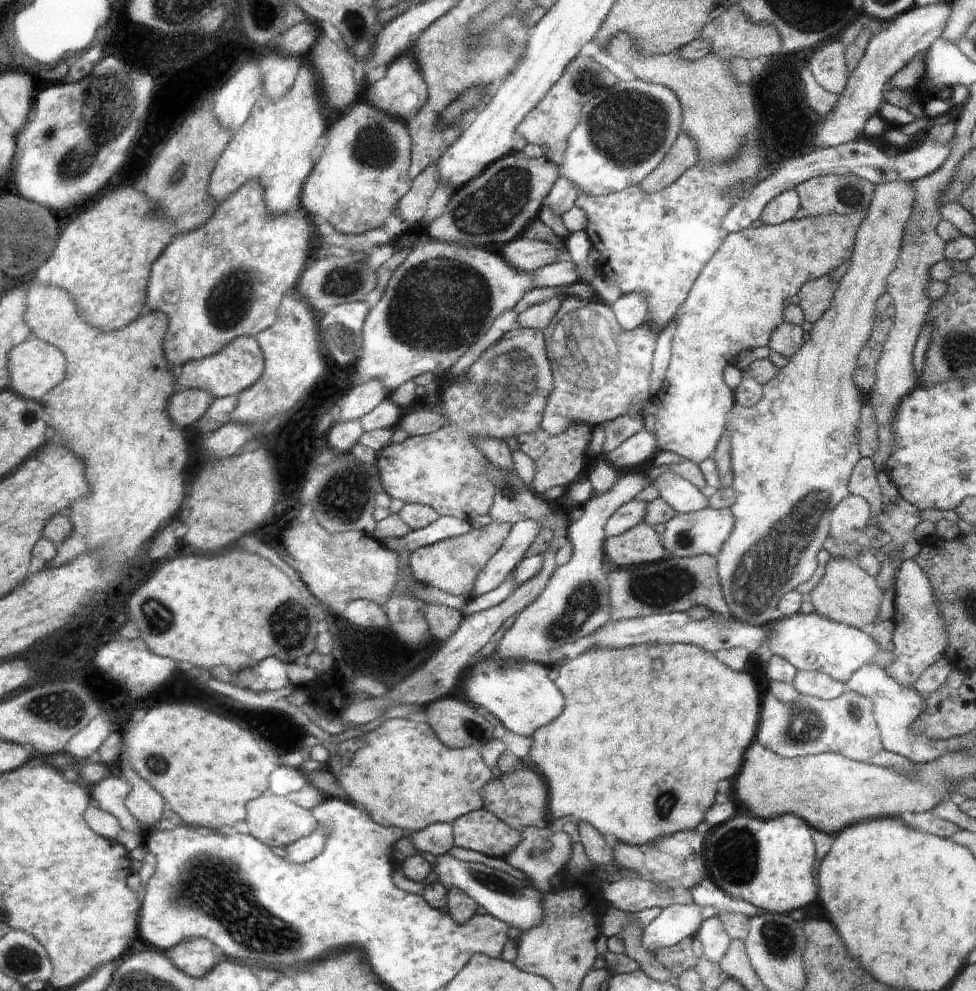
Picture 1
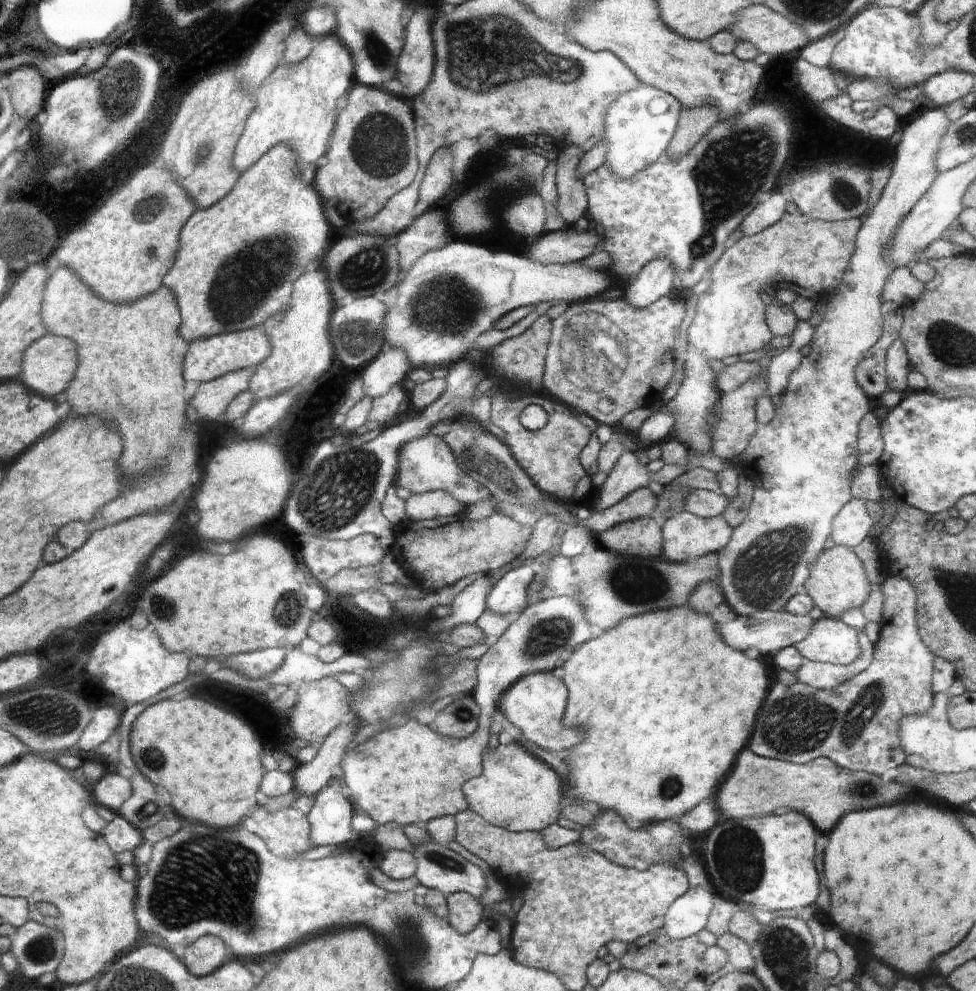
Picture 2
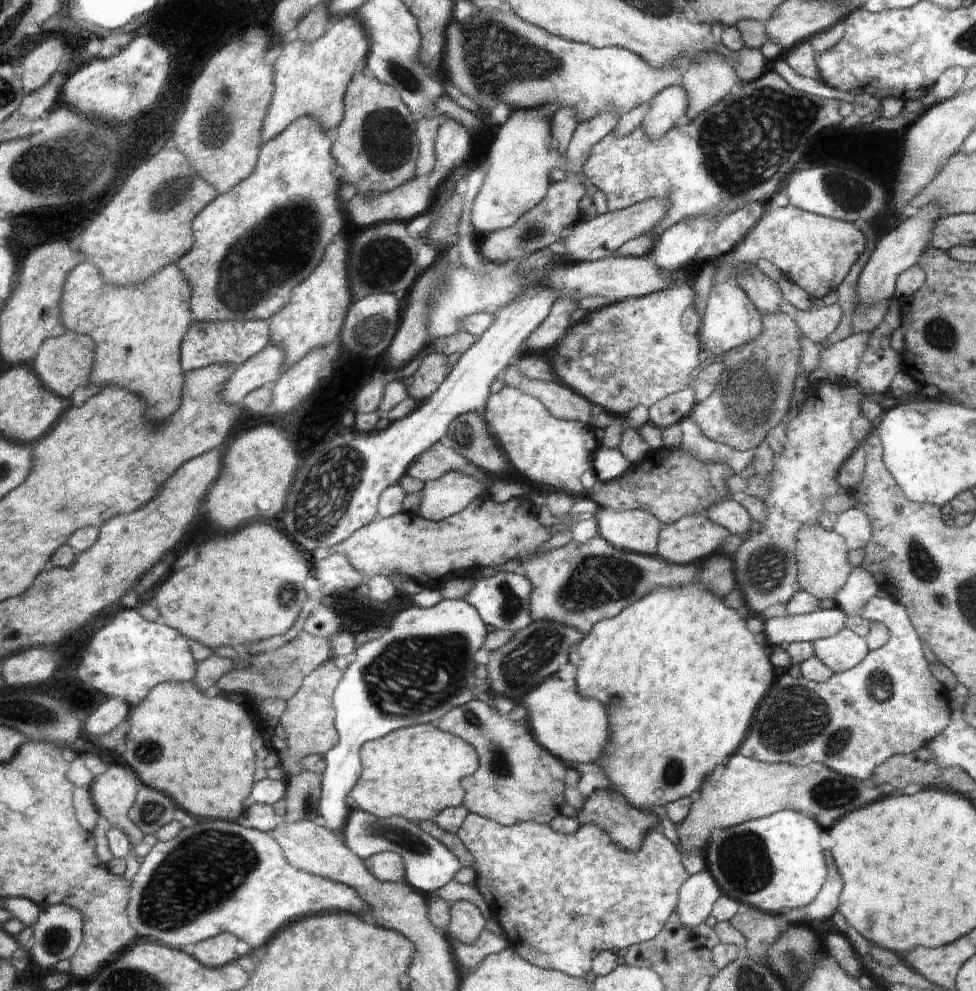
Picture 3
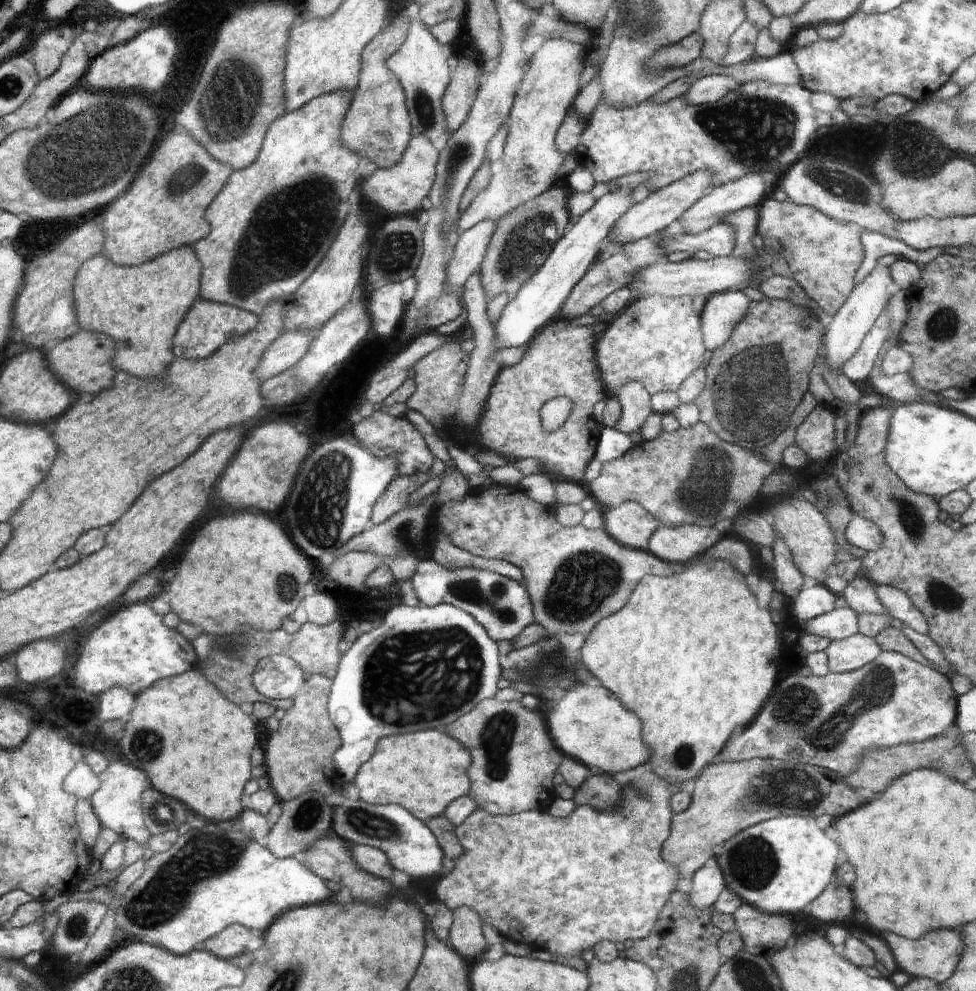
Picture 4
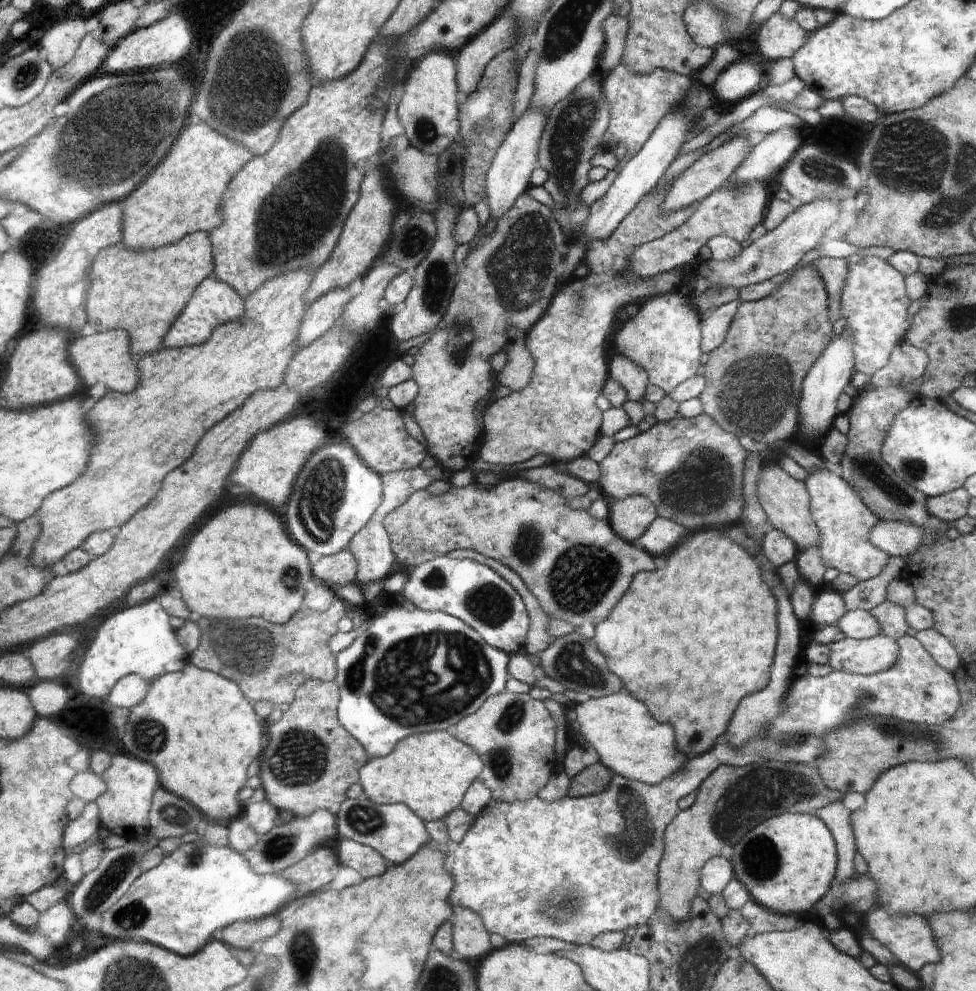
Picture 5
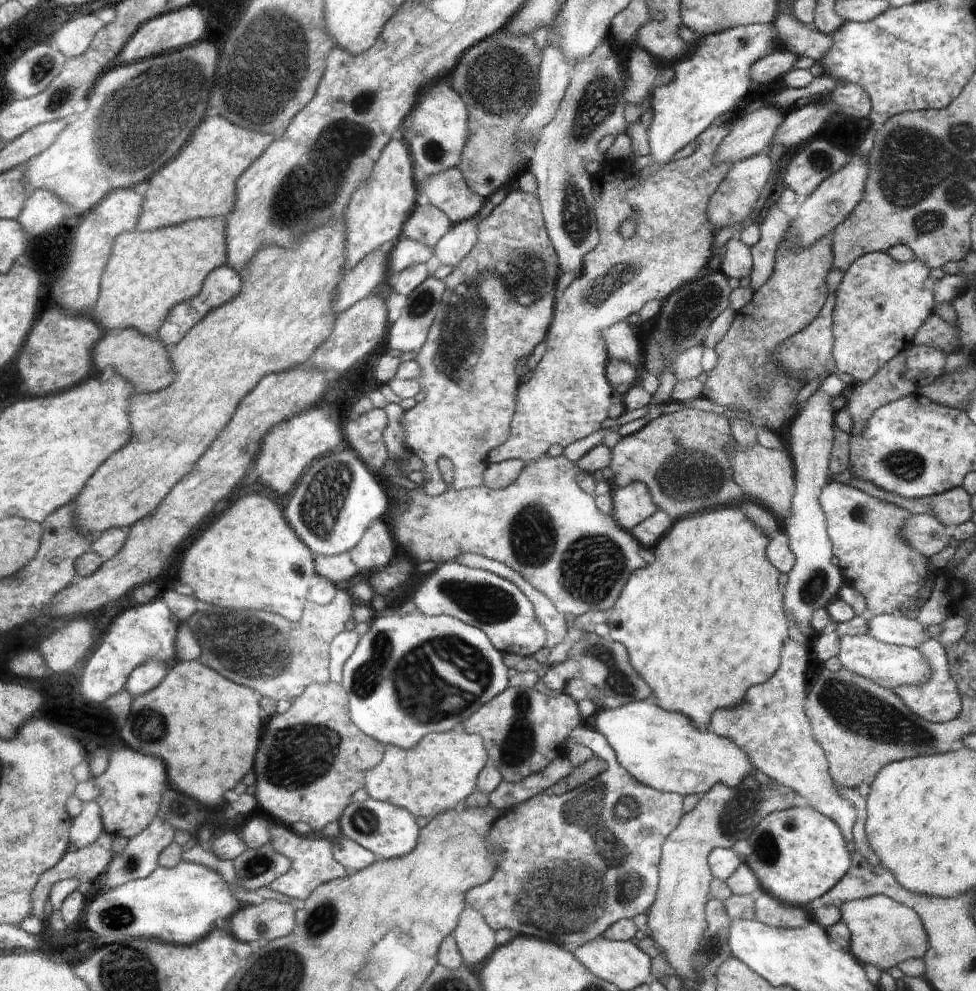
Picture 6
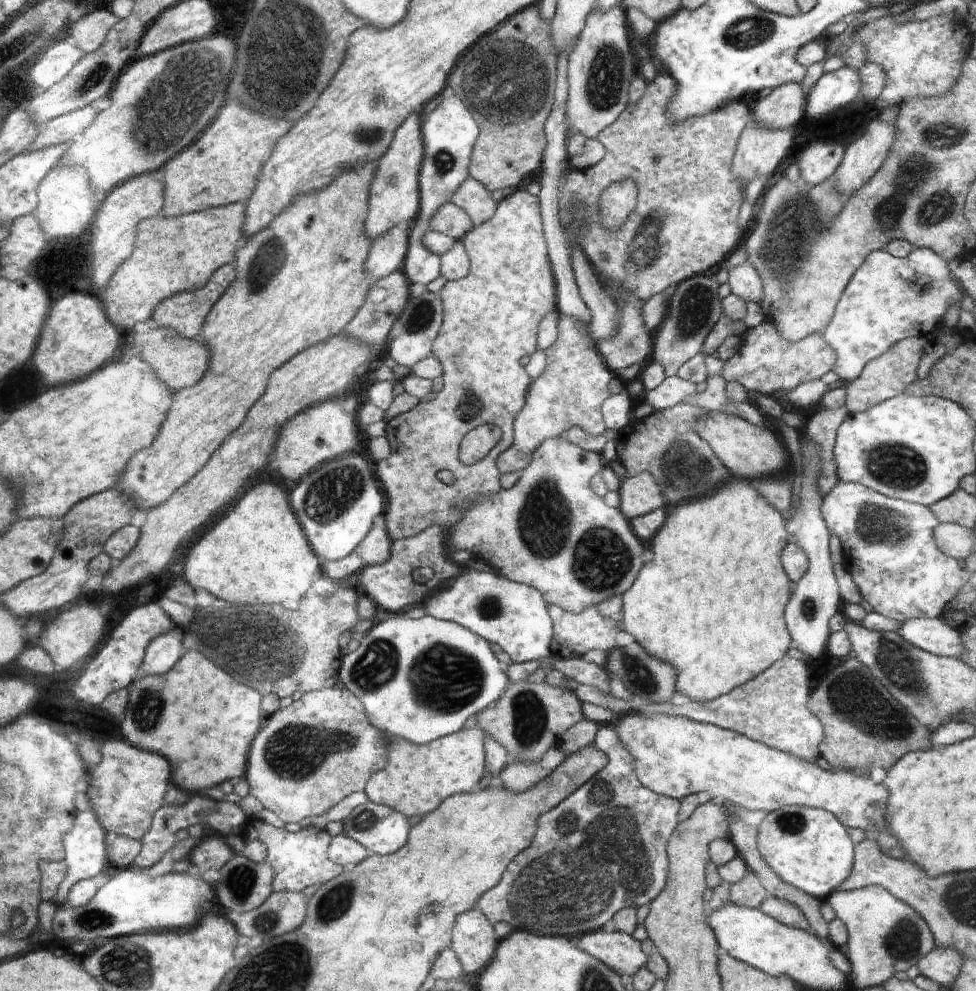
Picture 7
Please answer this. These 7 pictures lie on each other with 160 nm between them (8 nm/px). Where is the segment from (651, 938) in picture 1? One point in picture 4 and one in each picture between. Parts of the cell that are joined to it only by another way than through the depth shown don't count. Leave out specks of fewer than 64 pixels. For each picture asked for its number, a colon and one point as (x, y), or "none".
2: (688, 915)
3: (697, 897)
4: (704, 888)

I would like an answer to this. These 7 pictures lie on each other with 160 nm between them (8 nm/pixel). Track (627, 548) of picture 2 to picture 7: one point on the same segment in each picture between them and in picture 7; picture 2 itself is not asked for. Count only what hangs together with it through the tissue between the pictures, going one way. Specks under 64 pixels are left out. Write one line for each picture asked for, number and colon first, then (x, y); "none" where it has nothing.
3: (636, 530)
4: (630, 524)
5: (630, 517)
6: (632, 504)
7: (639, 495)

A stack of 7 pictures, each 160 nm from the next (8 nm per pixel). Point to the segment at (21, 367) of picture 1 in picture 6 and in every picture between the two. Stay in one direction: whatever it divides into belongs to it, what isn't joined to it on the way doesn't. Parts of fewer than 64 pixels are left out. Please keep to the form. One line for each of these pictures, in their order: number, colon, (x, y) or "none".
2: (54, 353)
3: (66, 363)
4: (86, 361)
5: (108, 357)
6: (147, 364)

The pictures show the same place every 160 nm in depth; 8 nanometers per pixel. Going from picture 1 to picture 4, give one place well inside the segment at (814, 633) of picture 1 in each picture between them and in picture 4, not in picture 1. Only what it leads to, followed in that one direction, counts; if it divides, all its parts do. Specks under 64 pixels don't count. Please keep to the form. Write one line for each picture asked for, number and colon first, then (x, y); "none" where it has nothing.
2: (834, 641)
3: (841, 652)
4: (849, 654)

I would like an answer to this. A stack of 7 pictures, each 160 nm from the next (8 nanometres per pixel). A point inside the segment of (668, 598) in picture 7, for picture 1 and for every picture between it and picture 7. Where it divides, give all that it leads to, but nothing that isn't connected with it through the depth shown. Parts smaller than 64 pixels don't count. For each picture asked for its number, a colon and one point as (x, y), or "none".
1: (653, 728)
2: (666, 703)
3: (691, 673)
4: (693, 654)
5: (691, 640)
6: (711, 603)

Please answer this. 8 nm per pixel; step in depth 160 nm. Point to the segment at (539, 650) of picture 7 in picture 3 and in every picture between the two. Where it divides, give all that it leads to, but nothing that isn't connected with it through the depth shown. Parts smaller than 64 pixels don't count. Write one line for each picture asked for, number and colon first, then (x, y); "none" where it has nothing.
3: (503, 599)
4: (503, 606)
5: (471, 591)
6: (493, 604)

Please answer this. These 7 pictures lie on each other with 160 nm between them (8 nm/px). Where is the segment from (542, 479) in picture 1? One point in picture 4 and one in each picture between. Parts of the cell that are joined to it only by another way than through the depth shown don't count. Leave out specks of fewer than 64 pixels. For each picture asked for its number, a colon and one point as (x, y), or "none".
2: (549, 456)
3: (544, 449)
4: (561, 361)

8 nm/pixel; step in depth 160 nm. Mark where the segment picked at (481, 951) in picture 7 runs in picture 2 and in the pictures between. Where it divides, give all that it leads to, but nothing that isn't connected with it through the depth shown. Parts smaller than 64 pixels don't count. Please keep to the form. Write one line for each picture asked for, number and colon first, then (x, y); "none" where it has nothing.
2: (465, 912)
3: (466, 922)
4: (465, 936)
5: (469, 935)
6: (475, 939)

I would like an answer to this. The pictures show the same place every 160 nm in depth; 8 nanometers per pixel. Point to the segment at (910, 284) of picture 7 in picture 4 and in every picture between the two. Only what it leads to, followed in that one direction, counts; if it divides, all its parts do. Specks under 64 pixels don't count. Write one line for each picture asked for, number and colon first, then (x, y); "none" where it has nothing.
4: (859, 367)
5: (874, 301)
6: (880, 304)

